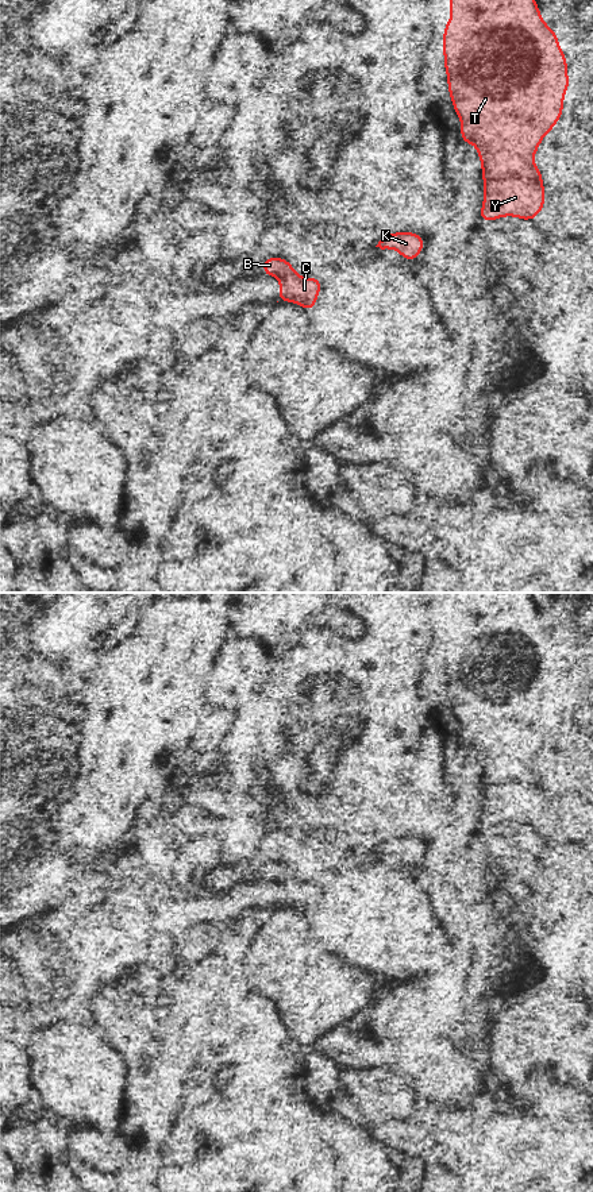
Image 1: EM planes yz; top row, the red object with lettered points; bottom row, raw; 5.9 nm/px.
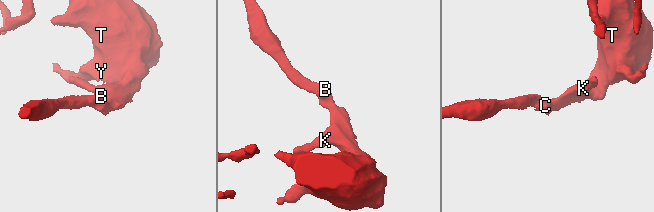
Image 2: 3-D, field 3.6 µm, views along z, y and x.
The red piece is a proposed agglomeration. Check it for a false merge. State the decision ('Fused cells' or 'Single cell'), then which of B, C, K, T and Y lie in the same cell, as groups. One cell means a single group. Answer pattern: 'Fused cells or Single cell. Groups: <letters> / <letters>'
Fused cells. Groups: B / C K T Y

